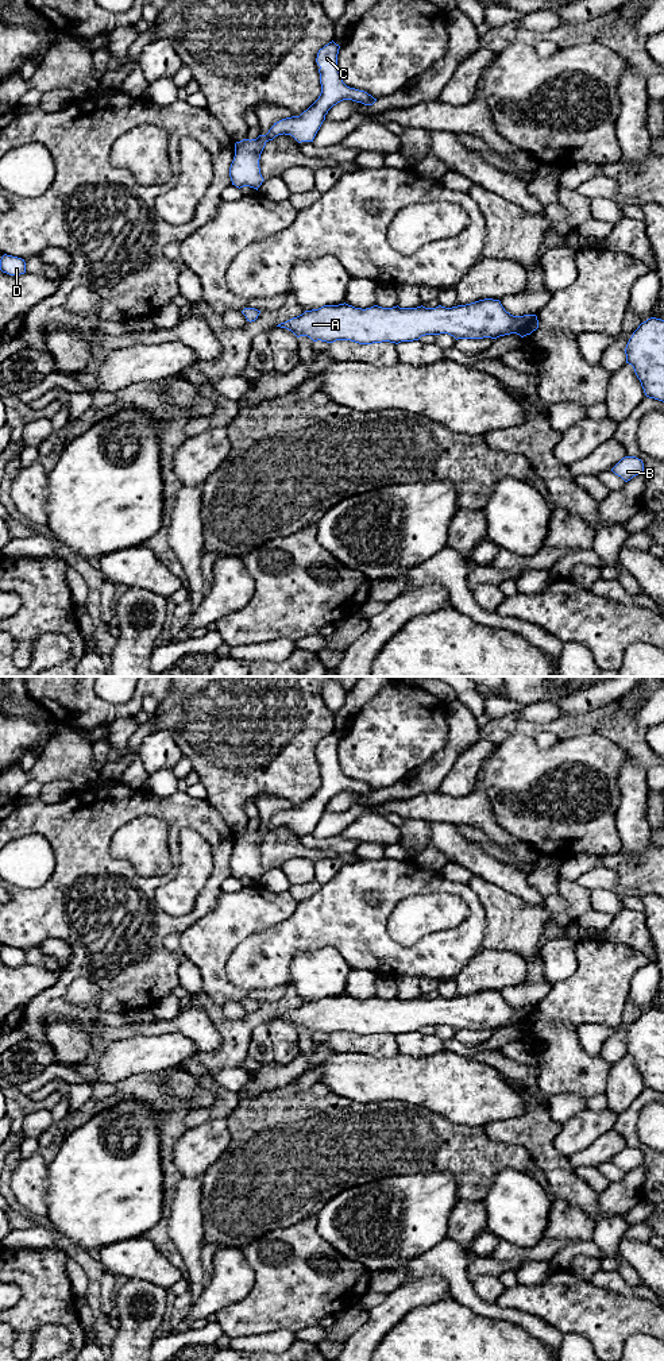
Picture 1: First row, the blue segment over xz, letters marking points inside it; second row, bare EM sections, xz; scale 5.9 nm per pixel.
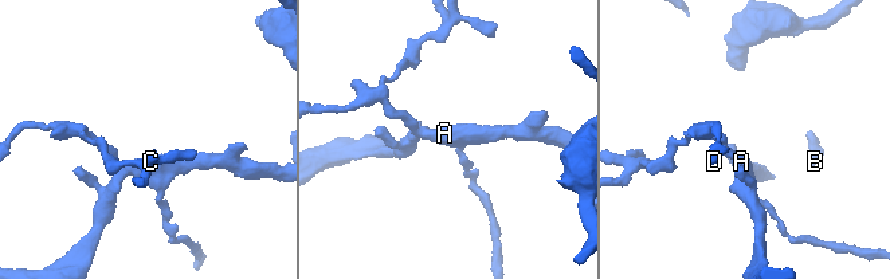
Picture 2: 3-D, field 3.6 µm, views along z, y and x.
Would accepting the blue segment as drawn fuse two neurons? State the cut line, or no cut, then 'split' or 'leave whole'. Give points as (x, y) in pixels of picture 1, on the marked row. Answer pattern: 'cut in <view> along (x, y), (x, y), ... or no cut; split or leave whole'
no cut; leave whole

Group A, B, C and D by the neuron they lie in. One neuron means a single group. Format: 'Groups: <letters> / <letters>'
Groups: A B C D

